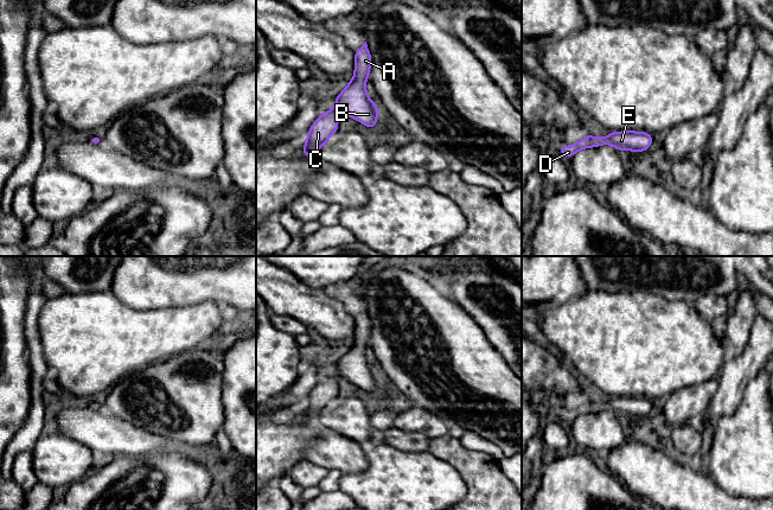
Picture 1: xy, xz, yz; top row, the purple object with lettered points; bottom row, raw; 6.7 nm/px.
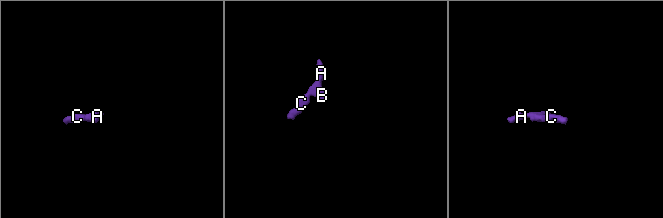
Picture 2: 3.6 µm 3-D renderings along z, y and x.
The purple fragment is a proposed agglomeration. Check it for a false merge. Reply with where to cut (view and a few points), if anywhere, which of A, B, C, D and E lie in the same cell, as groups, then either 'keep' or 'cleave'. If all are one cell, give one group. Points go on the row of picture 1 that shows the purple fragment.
no cut | A B C D E | keep

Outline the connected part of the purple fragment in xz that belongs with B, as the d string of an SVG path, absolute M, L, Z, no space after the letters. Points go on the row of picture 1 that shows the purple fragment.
M366 42L354 52L354 77L350 79L347 87L336 97L334 107L320 114L307 133L307 141L302 148L302 154L313 157L320 147L338 132L338 116L347 115L369 129L376 126L378 119L378 106L370 98L365 89L365 83L370 74L371 56Z

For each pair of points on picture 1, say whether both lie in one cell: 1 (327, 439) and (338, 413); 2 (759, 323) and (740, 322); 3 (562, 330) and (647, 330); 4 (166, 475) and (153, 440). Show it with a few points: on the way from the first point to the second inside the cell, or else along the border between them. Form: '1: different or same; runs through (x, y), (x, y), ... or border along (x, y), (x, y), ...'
1: different; border along (323, 426), (346, 435), (356, 442)
2: different; border along (756, 313), (748, 342), (743, 349)
3: same; runs through (583, 330), (626, 330)
4: different; border along (176, 446), (168, 450), (129, 457)

